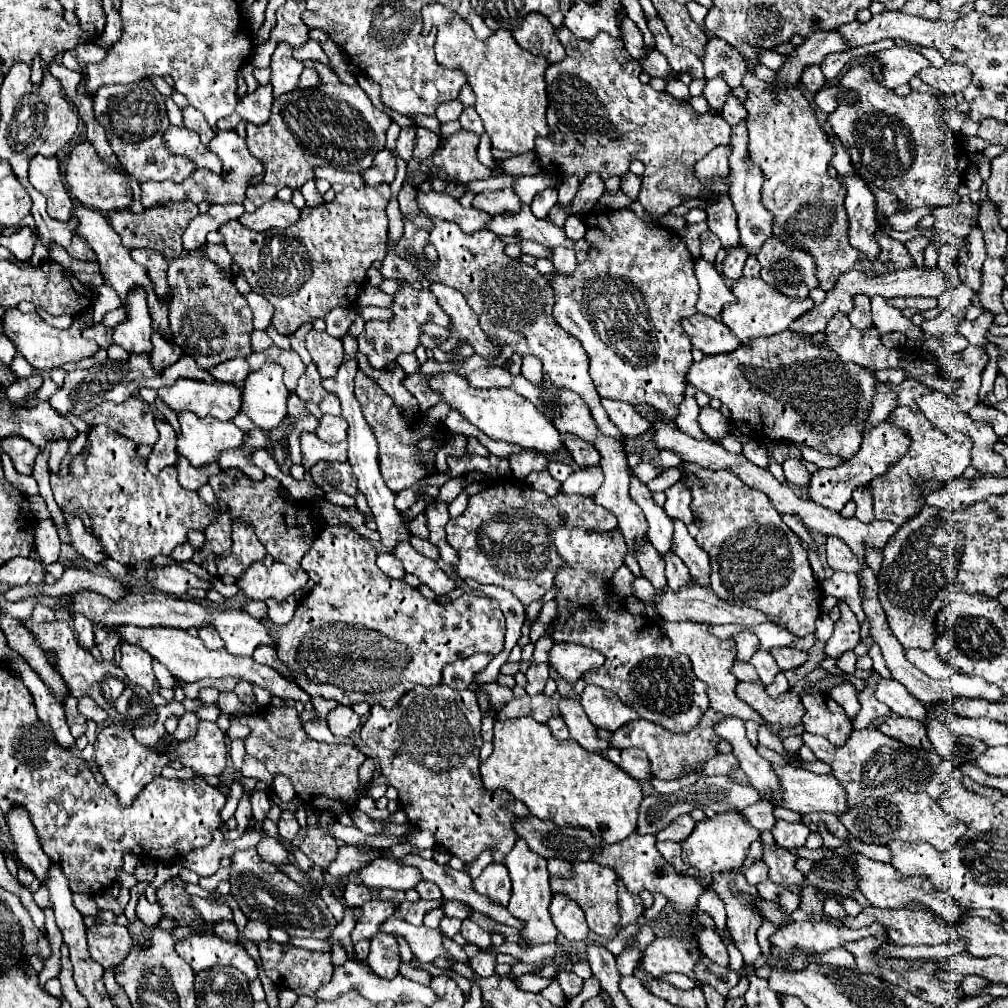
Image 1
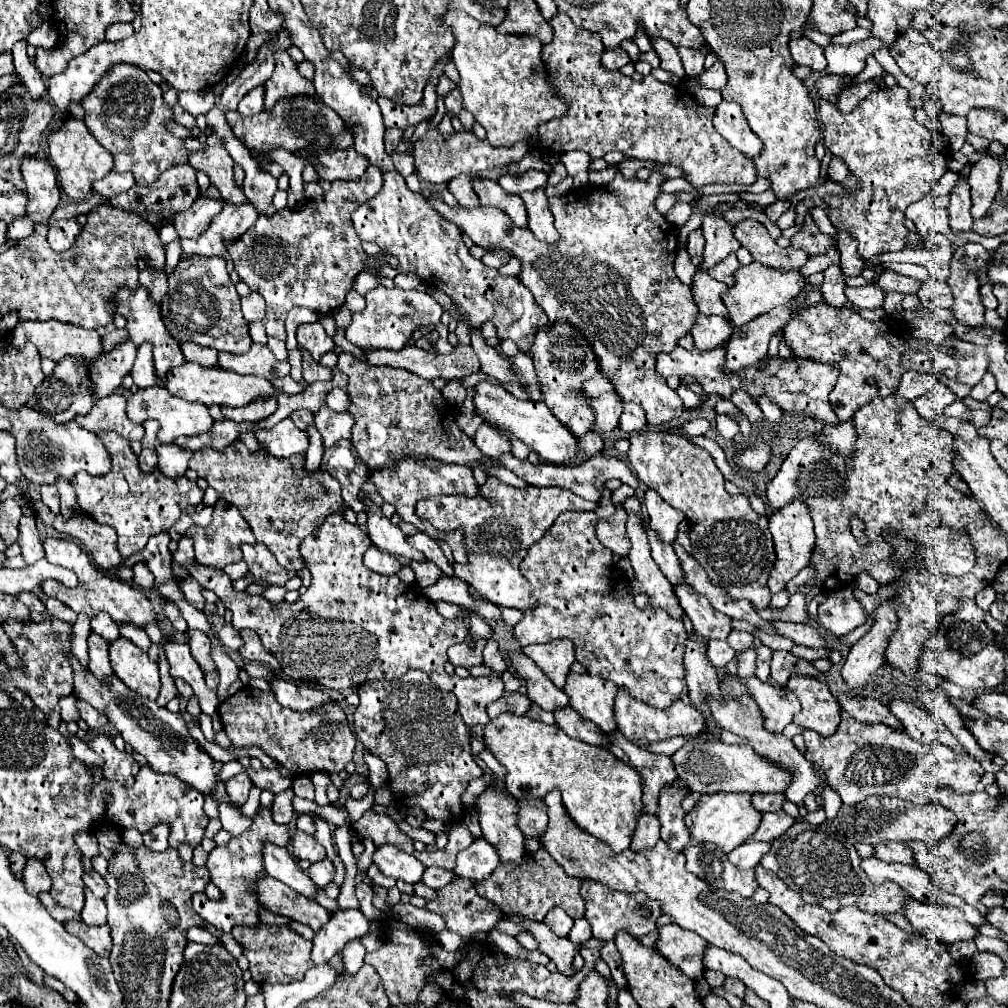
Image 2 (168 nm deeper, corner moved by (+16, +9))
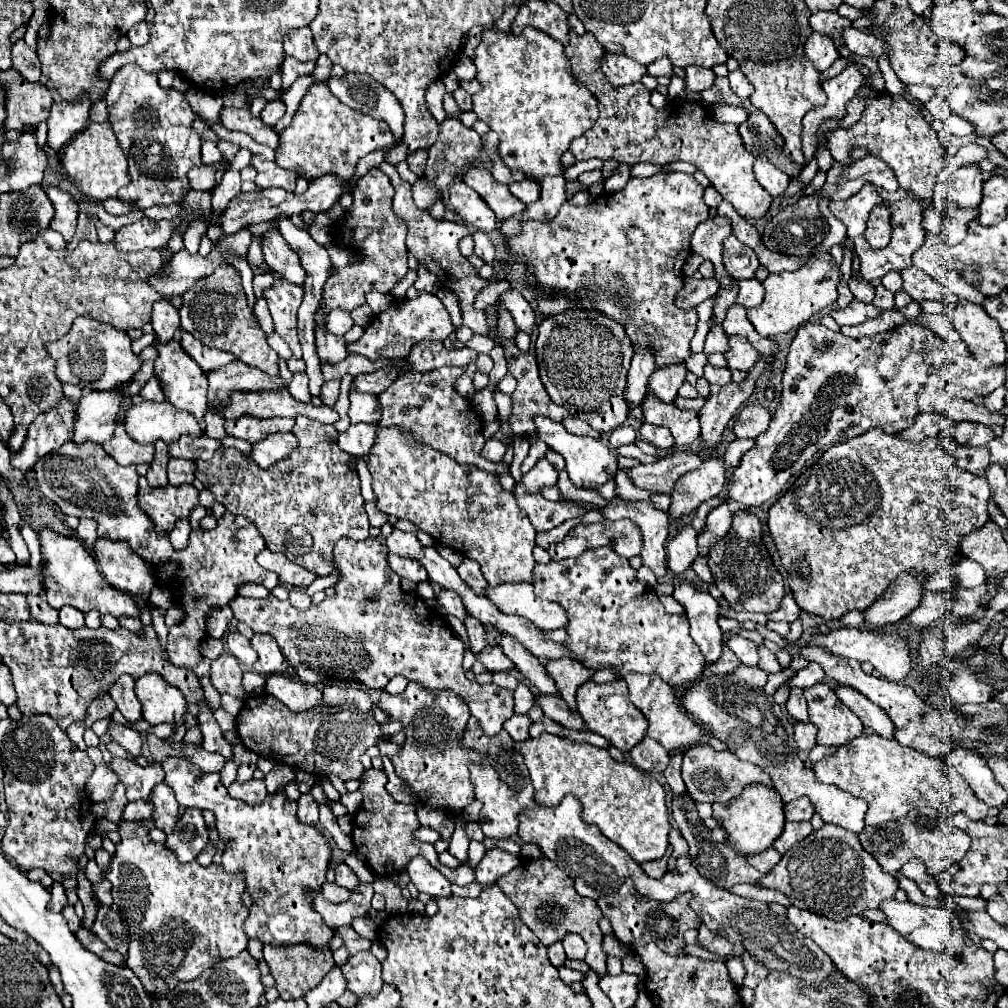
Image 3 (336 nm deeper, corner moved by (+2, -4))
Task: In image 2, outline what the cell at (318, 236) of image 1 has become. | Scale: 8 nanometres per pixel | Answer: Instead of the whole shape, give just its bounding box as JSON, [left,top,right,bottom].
[226,165,382,341]

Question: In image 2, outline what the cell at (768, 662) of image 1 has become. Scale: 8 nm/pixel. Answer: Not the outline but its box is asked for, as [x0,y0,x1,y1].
[738,651,756,677]

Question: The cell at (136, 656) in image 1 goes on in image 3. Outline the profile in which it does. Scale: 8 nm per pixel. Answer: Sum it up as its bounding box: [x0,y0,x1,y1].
[136,674,188,726]

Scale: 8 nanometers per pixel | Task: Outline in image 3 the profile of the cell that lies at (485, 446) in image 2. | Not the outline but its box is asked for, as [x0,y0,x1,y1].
[480,438,506,462]

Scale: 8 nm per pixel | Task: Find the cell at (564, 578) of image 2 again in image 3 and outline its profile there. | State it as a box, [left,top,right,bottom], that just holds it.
[534,548,706,686]

